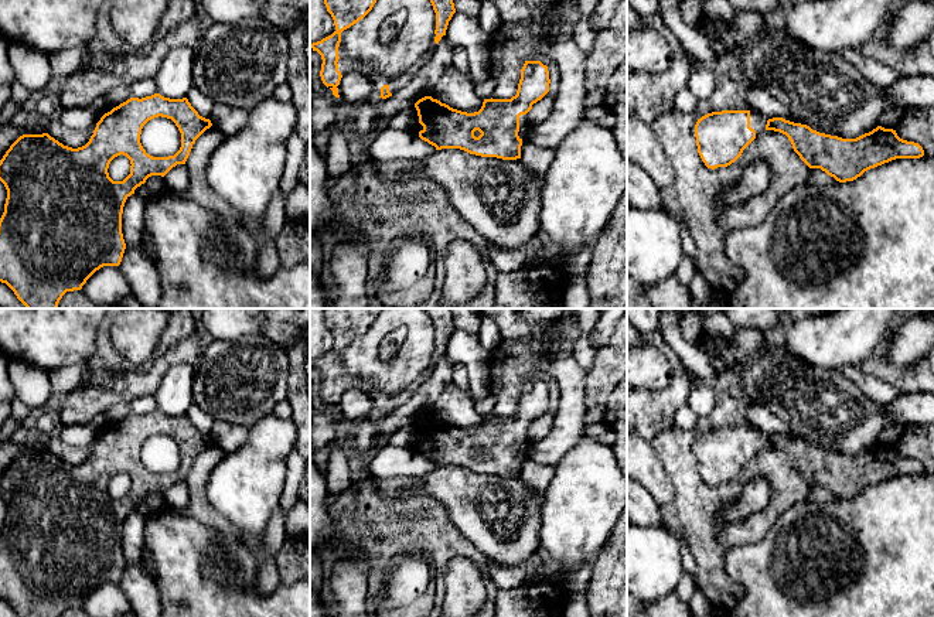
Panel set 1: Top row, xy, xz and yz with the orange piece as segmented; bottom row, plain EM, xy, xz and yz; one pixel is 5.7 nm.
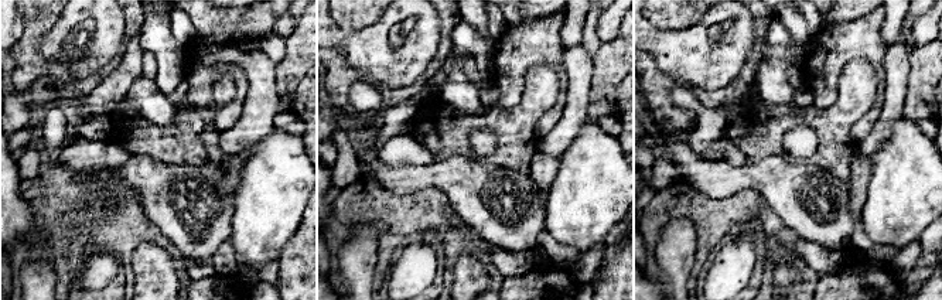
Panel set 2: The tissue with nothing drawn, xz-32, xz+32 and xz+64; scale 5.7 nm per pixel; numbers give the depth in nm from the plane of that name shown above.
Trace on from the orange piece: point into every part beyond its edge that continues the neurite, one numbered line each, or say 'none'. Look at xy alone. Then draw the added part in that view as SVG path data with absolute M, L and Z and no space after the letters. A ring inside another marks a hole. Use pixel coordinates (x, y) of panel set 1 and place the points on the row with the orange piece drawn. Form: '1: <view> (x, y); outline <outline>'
none

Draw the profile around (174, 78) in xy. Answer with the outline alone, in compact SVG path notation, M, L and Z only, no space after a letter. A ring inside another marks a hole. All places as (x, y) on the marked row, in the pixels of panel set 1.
M175 47L171 50L154 78L157 93L170 99L187 98L192 86L192 62L195 50L191 47Z

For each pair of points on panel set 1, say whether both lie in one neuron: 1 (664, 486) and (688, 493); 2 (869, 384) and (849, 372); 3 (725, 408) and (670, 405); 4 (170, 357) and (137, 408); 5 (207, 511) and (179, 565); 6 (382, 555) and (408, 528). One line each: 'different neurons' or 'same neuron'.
1: different neurons
2: same neuron
3: different neurons
4: different neurons
5: different neurons
6: same neuron

